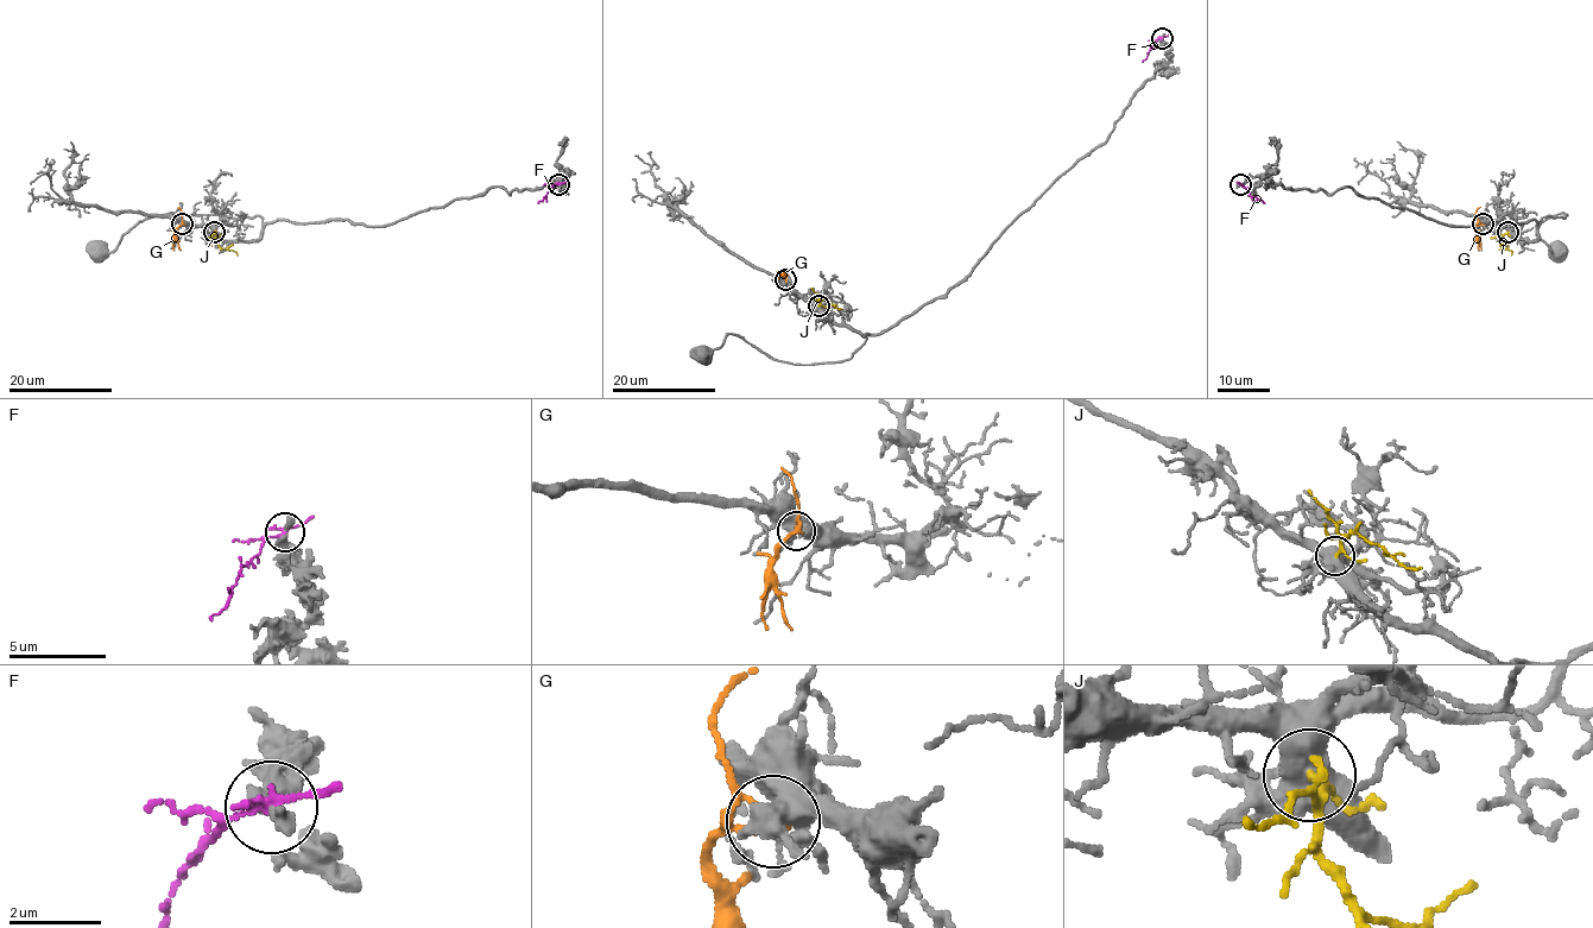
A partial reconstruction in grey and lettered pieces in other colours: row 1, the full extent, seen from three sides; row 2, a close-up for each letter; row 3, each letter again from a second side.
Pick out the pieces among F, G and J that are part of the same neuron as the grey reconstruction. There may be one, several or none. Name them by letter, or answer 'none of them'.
J

